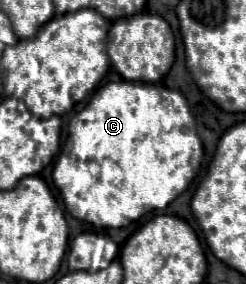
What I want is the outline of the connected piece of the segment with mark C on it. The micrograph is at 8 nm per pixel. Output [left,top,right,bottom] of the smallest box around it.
[54,80,202,228]

